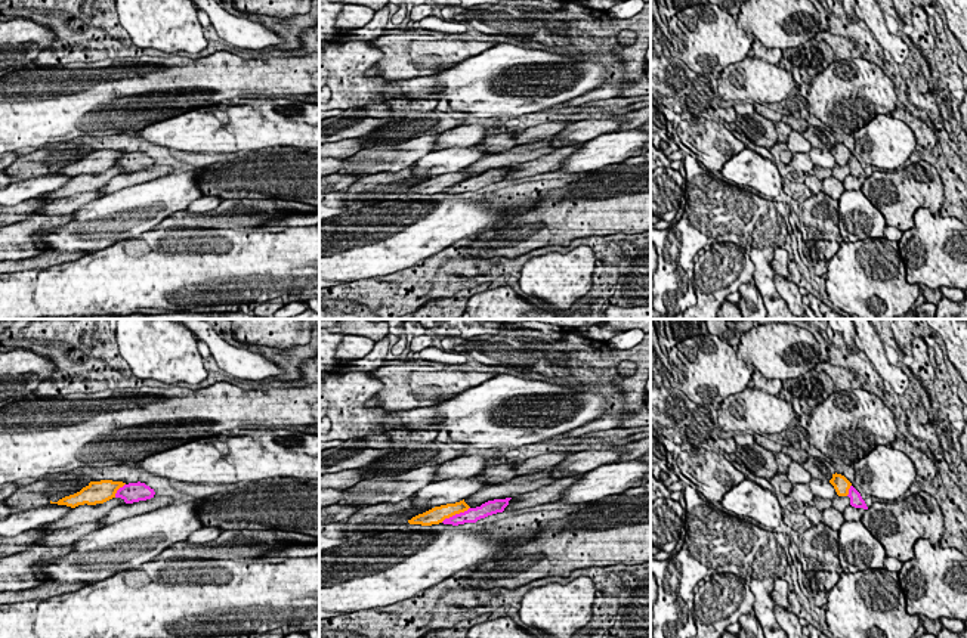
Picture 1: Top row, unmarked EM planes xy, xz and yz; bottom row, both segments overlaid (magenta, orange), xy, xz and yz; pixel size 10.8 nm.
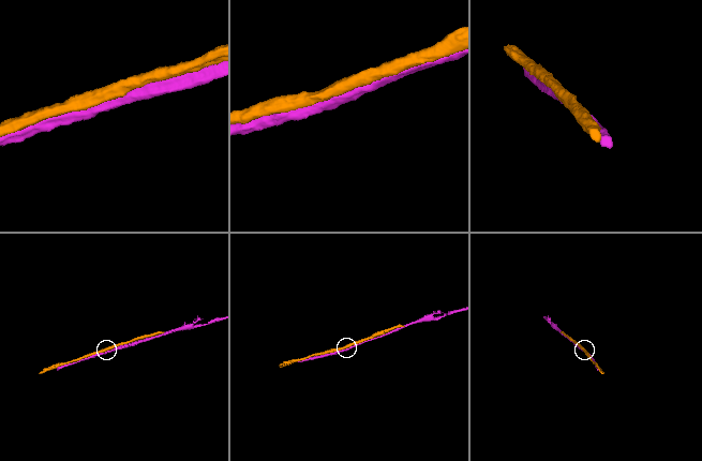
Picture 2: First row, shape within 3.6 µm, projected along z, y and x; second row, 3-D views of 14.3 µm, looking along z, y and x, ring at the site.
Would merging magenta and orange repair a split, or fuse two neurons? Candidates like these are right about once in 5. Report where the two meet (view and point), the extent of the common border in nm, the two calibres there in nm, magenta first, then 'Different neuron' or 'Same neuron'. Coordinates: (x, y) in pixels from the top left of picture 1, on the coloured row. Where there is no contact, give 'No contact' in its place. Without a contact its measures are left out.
Touches magenta at xz (456, 514). Shared border 360 nm. Thickness 160 nm (magenta) against 190 nm. Different neuron

